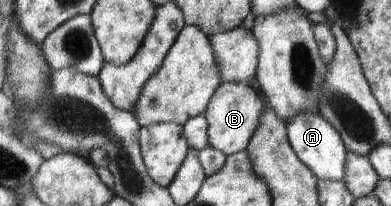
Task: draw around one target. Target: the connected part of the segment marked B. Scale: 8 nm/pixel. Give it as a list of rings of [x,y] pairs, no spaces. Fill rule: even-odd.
[[[220,83],[212,98],[208,101],[203,117],[207,120],[208,147],[223,152],[226,156],[245,151],[248,141],[259,126],[260,113],[263,113],[264,103],[248,83]]]

